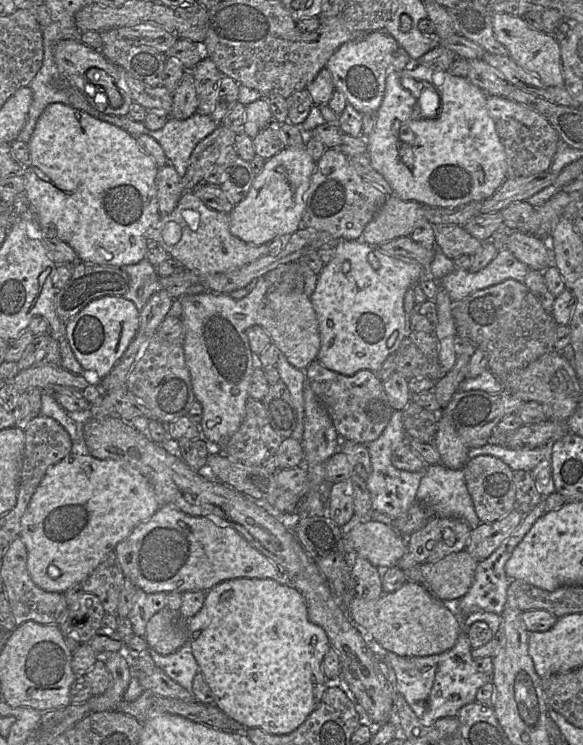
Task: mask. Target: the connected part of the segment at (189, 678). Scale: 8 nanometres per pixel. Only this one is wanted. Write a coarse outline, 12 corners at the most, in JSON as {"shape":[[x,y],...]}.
{"shape":[[187,641],[170,655],[150,649],[157,667],[192,691],[199,665]]}

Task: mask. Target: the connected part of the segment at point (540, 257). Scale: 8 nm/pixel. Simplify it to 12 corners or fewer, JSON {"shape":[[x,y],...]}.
{"shape":[[515,230],[506,249],[529,269],[554,265],[551,237]]}

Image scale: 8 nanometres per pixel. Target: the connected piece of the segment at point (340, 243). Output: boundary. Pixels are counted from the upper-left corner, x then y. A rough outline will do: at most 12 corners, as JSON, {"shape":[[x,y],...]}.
{"shape":[[337,240],[310,296],[316,359],[377,371],[426,270]]}

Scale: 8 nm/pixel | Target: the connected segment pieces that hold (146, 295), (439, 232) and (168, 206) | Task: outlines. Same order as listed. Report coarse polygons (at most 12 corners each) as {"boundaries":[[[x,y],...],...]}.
{"boundaries":[[[147,258],[120,267],[129,276],[122,295],[141,313],[149,298],[164,289]],[[463,226],[435,227],[435,246],[450,259],[474,255],[482,241]],[[172,164],[156,175],[161,216],[182,197],[182,182]]]}

